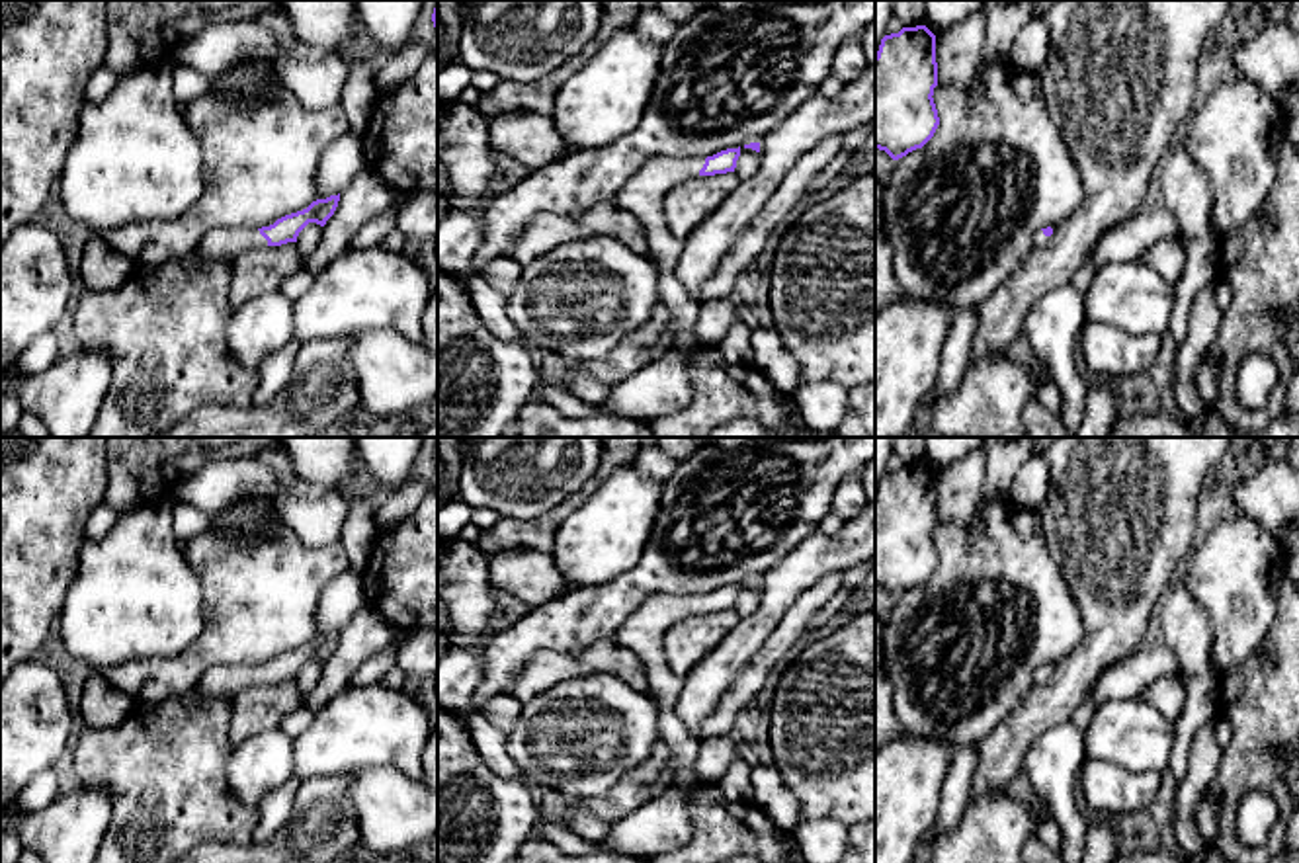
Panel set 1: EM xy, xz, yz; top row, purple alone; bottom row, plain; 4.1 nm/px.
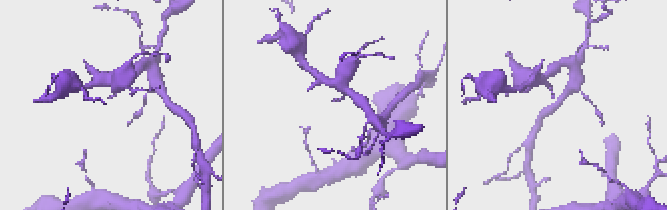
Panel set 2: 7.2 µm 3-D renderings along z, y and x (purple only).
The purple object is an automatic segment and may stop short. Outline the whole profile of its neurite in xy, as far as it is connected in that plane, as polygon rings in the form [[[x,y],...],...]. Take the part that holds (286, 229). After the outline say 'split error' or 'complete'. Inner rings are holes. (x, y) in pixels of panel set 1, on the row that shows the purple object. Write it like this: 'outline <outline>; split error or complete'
outline [[[340,193],[326,199],[316,199],[307,209],[285,215],[273,225],[262,228],[213,228],[201,236],[195,254],[209,260],[232,260],[236,254],[250,248],[297,242],[299,232],[309,223],[324,226],[334,215],[338,201]]]; split error

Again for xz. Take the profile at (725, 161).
outline [[[740,146],[701,160],[654,158],[643,164],[615,195],[615,205],[637,217],[645,228],[647,254],[658,269],[660,303],[668,308],[674,324],[672,344],[684,353],[699,346],[693,332],[699,301],[691,299],[676,277],[676,264],[682,256],[684,242],[668,228],[664,197],[672,187],[690,178],[734,172],[738,156]]]; split error

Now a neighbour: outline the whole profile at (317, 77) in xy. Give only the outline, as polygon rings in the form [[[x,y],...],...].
[[[297,41],[277,61],[275,74],[305,107],[330,107],[342,100],[348,64],[342,61],[340,51],[324,51]]]

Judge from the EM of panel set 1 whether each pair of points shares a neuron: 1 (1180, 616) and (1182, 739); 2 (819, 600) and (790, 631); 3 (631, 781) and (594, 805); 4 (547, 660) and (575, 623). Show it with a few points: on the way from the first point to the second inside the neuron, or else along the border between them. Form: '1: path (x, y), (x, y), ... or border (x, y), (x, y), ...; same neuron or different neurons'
1: path (1192, 647), (1196, 660), (1196, 707); same neuron
2: path (811, 606), (794, 623); same neuron
3: path (622, 791), (604, 805); same neuron
4: border (600, 643), (577, 657), (540, 651), (516, 676); different neurons

